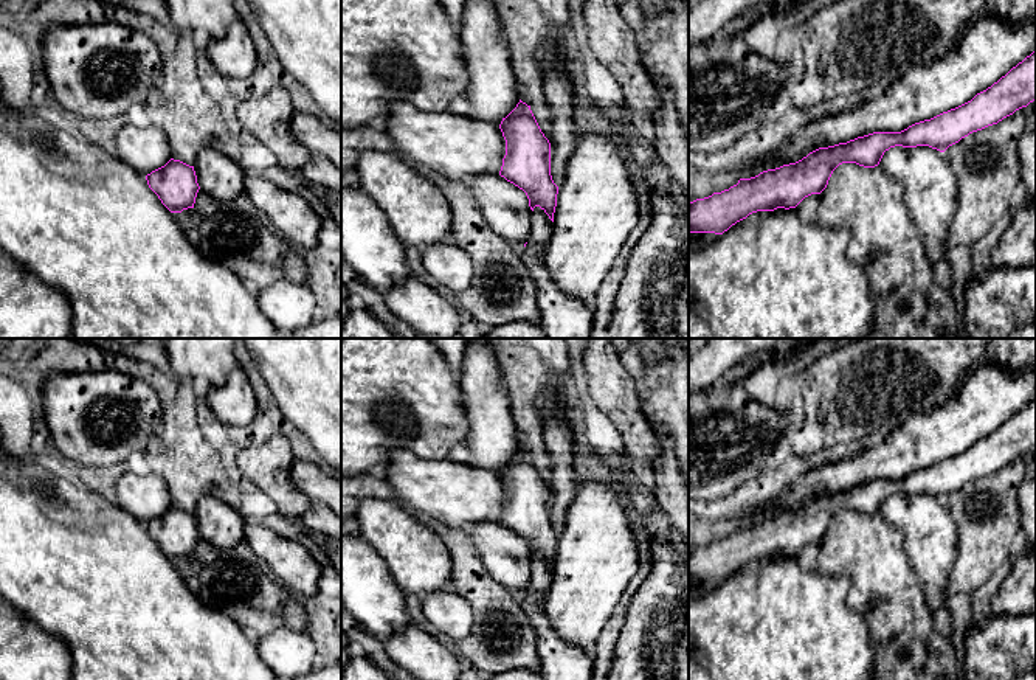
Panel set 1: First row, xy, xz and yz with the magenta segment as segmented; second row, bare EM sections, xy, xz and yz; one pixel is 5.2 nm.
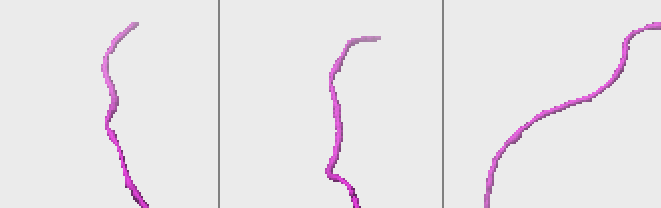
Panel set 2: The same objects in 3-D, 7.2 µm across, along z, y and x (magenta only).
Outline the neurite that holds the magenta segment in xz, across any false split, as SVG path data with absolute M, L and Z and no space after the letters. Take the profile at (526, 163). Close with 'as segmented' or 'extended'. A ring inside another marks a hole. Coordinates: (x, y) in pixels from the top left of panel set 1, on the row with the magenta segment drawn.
M465 0L461 20L459 33L467 68L465 98L471 106L468 116L501 129L506 140L506 155L499 175L526 193L532 211L540 206L554 222L558 186L551 175L551 143L541 132L530 106L520 99L518 82L495 0Z | extended

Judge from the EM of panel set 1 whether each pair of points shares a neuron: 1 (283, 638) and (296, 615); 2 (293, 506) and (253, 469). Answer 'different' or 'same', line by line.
1: different
2: same

